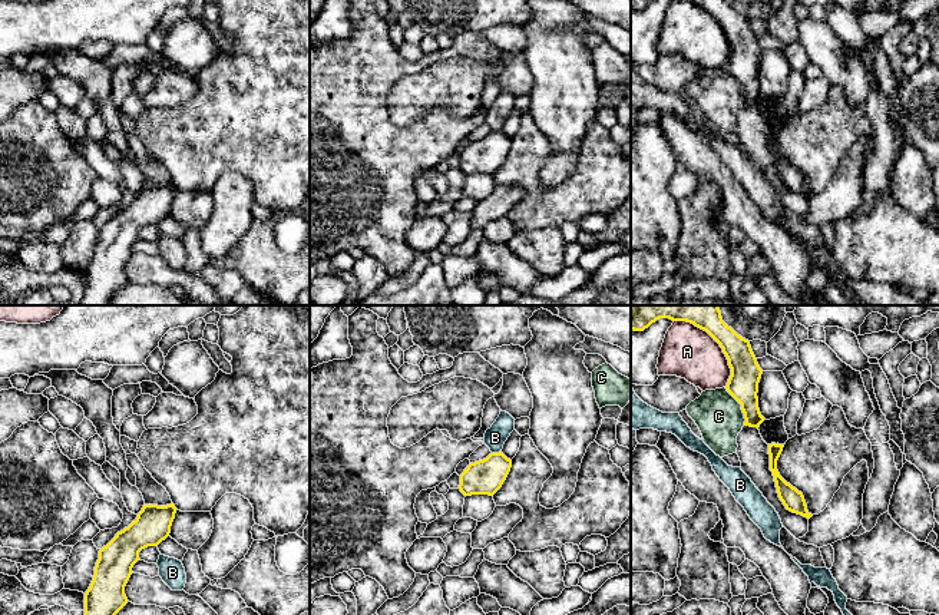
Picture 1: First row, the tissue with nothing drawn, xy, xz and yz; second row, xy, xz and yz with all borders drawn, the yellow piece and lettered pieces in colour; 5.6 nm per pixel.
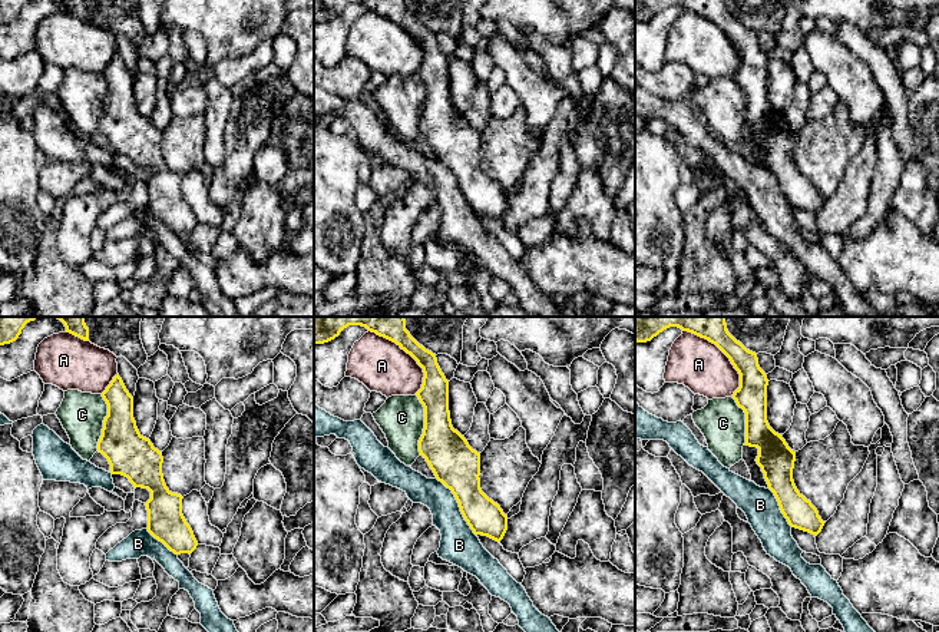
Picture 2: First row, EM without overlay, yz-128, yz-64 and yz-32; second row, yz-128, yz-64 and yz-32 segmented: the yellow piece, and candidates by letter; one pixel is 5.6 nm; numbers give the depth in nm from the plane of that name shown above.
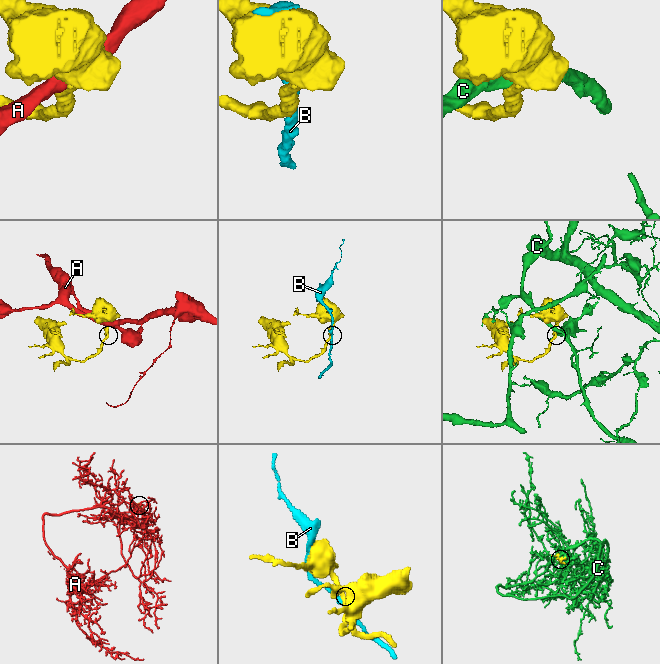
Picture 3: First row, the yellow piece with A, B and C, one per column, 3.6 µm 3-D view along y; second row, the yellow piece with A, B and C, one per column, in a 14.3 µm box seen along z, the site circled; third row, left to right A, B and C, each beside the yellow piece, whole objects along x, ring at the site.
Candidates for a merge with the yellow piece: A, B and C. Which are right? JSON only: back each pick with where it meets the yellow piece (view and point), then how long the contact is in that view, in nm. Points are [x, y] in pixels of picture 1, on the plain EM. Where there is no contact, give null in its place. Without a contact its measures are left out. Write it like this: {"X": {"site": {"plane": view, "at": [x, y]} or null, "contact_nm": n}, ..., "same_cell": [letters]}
{"same_cell": []}

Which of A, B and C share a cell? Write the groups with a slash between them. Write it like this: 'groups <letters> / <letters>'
groups A / B / C

